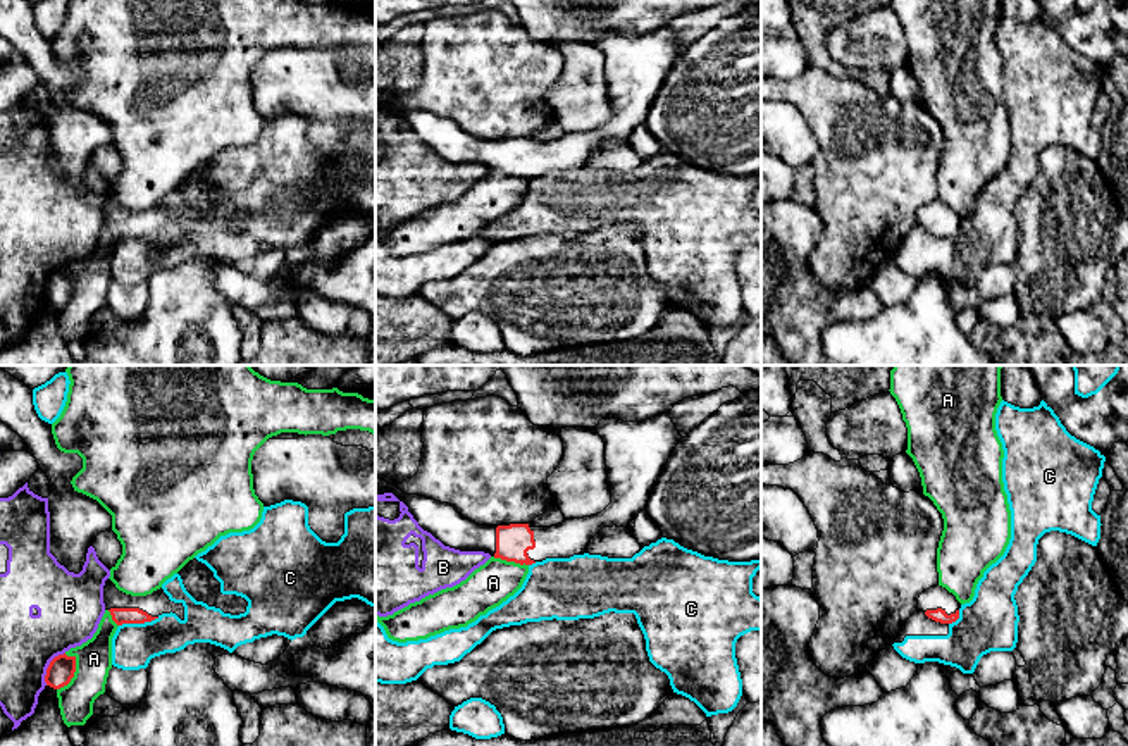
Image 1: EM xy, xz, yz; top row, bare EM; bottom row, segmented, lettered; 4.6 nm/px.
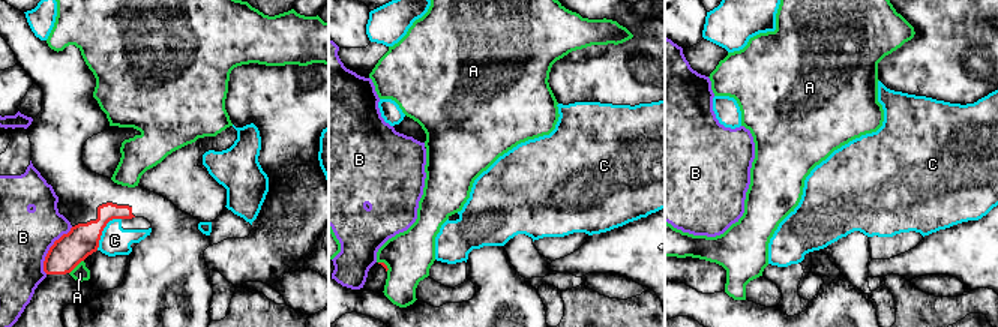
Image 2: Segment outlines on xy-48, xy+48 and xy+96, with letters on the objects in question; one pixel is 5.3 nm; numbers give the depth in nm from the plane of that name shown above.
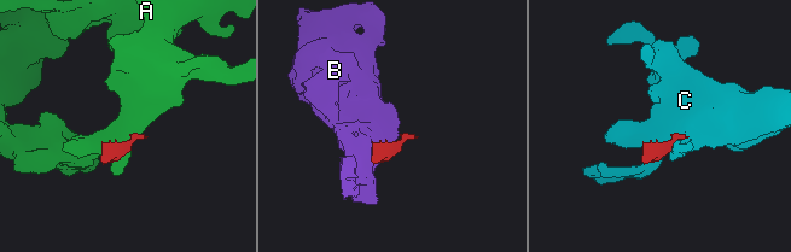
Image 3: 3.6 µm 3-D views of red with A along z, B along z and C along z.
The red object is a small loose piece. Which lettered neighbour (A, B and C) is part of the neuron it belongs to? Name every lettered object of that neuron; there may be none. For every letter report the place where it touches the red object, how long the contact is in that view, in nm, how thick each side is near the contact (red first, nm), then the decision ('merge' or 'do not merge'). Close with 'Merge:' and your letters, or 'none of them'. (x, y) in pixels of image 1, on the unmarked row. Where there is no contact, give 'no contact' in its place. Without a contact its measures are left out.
A: xy (73, 288) | 190 nm | 120/180 nm | do not merge
B: xy (49, 281) | 180 nm | 120/280 nm | do not merge
C: xy (138, 236) | 200 nm | 80/200 nm | do not merge
Merge: none of them

